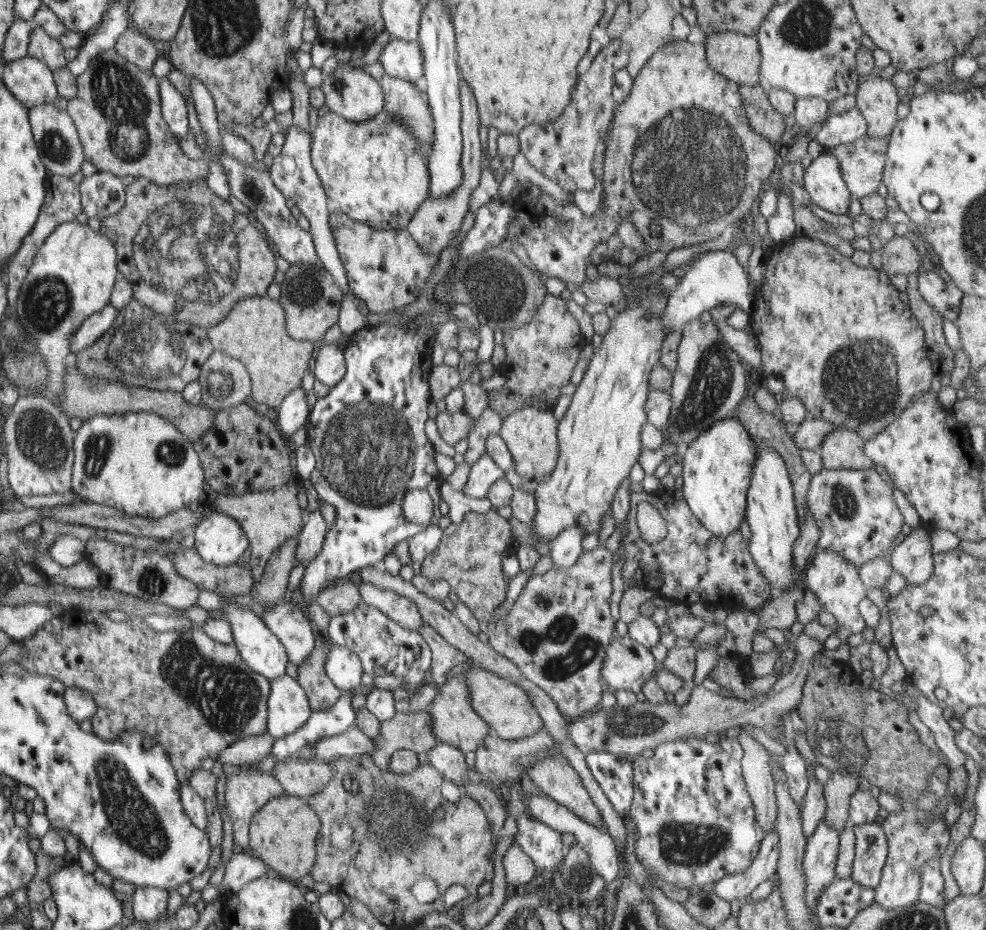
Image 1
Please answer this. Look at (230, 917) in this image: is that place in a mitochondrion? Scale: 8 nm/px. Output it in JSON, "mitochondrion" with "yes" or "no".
{"mitochondrion":"no"}

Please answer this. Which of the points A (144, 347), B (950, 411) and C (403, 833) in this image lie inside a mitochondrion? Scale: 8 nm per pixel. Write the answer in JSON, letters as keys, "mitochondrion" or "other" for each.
{"A":"mitochondrion","B":"other","C":"mitochondrion"}

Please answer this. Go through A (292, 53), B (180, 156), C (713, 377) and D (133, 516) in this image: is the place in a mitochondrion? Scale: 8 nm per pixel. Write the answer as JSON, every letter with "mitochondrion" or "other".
{"A":"other","B":"other","C":"mitochondrion","D":"other"}

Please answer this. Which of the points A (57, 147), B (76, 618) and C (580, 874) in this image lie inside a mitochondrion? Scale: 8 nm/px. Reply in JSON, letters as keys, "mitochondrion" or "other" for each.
{"A":"mitochondrion","B":"other","C":"mitochondrion"}

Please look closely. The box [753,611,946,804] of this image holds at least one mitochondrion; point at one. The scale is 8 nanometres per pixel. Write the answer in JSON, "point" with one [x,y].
{"point":[850,750]}

